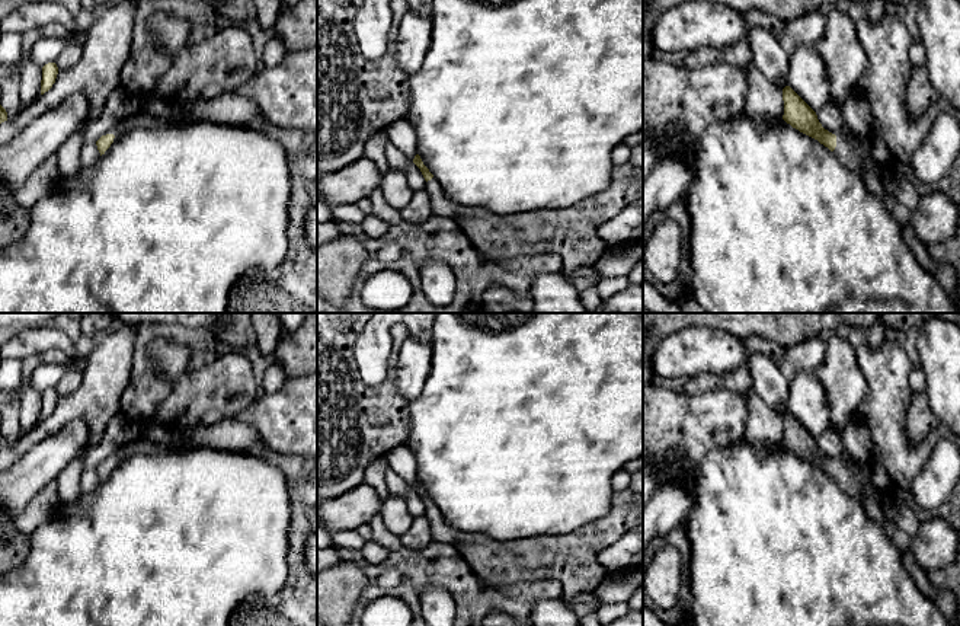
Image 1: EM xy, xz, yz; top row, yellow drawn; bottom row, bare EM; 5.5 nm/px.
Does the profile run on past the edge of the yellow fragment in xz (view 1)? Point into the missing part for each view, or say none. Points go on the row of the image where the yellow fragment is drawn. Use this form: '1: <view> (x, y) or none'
1: xz (572, 232)

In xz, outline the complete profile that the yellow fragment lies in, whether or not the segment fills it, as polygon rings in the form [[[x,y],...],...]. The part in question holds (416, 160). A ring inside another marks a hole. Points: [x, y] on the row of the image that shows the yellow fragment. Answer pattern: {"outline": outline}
{"outline": [[[419,154],[413,163],[426,181],[432,214],[452,218],[486,265],[519,255],[557,253],[563,259],[561,274],[567,278],[579,266],[592,266],[608,249],[598,237],[598,227],[643,198],[643,169],[627,162],[612,166],[609,185],[604,191],[576,204],[496,214],[448,199]]]}

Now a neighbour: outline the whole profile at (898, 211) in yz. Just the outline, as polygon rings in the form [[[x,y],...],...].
[[[886,192],[881,202],[899,226],[903,227],[911,223],[912,213],[906,210],[893,195]]]

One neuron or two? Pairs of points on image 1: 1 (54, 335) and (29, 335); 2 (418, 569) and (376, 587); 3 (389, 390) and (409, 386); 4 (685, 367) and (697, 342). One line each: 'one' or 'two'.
1: one
2: one
3: two
4: one

